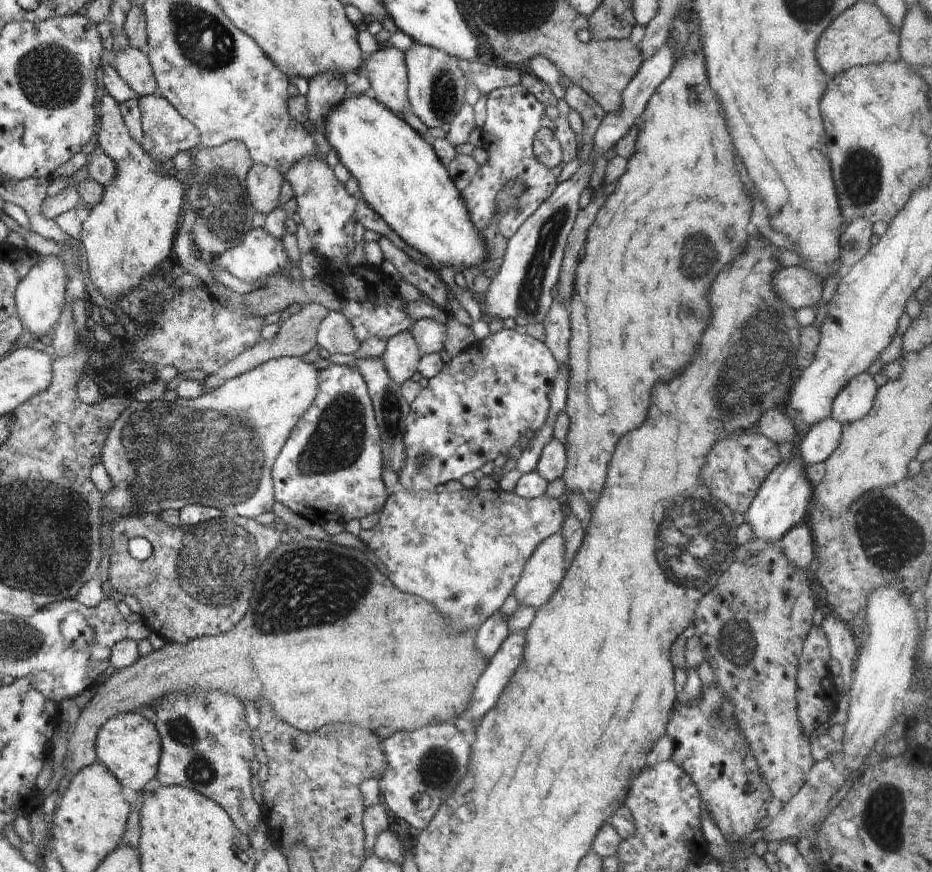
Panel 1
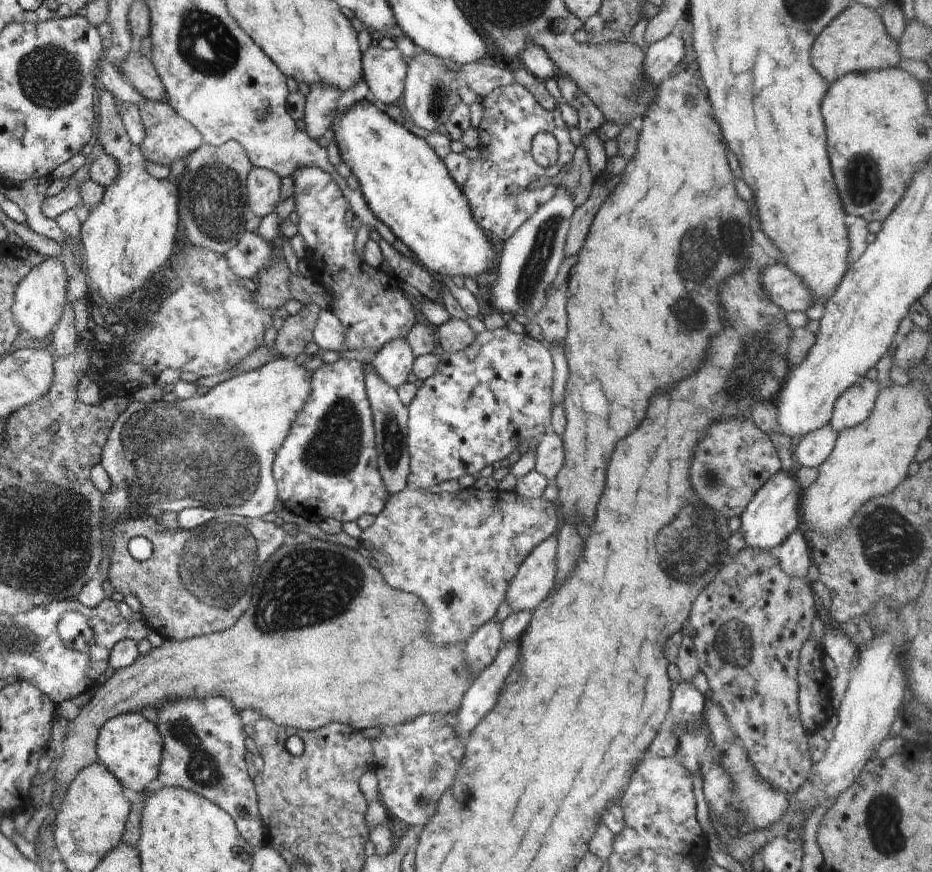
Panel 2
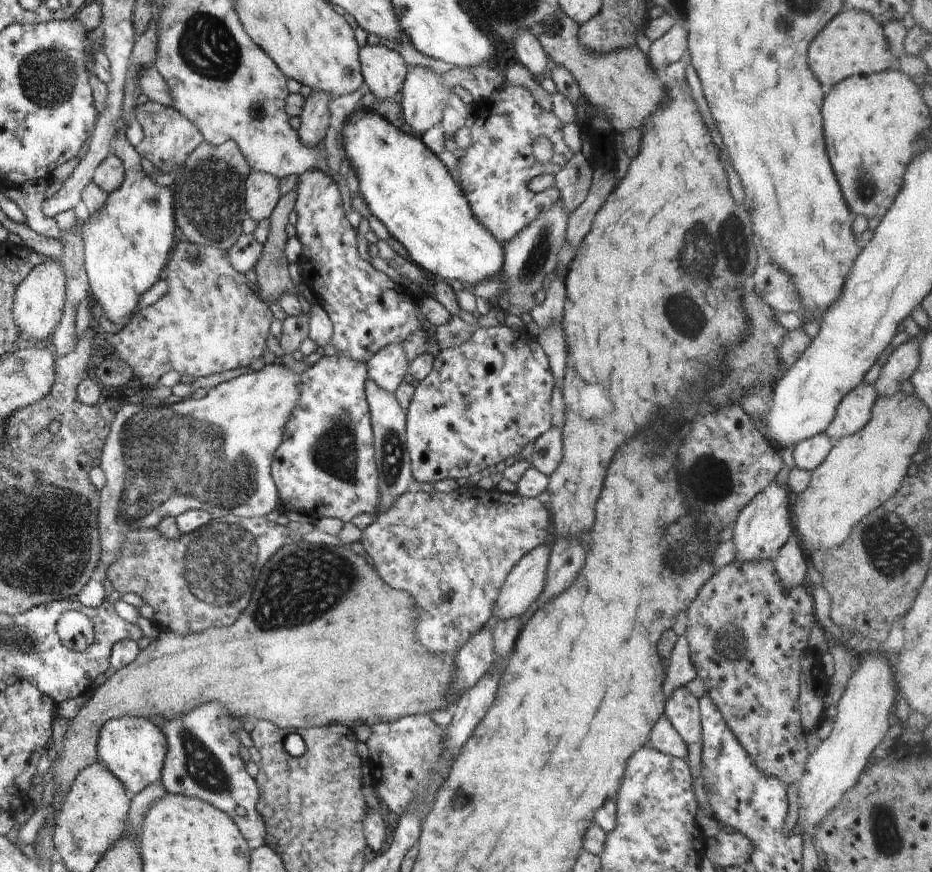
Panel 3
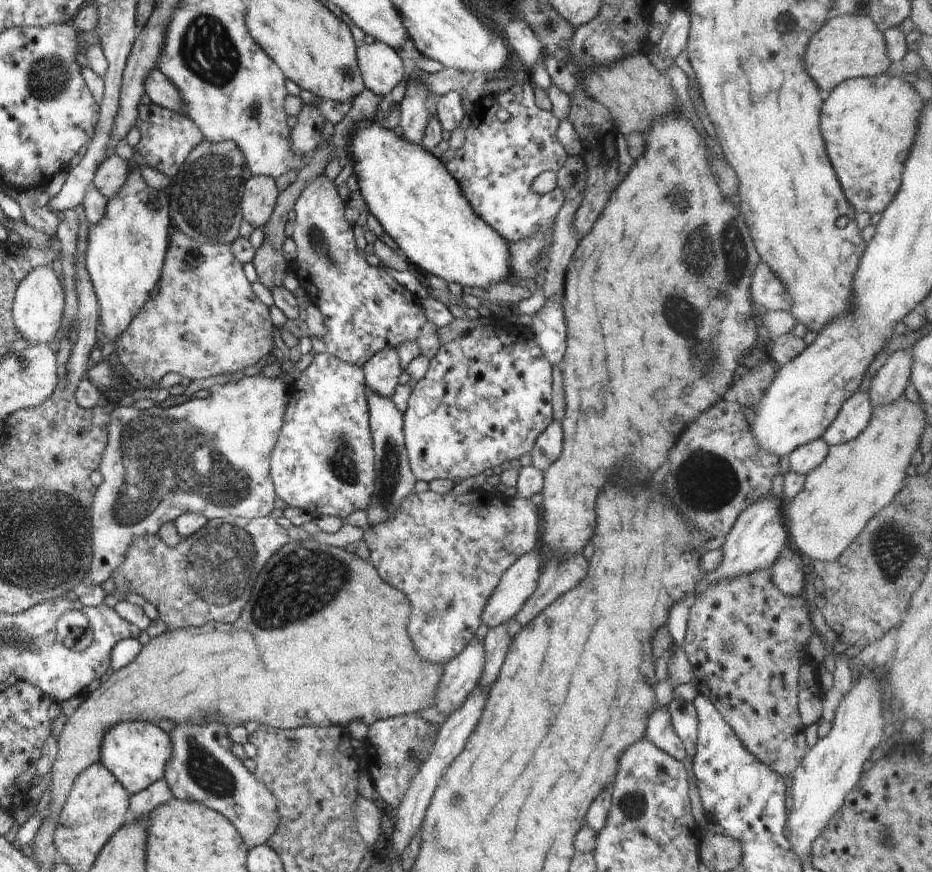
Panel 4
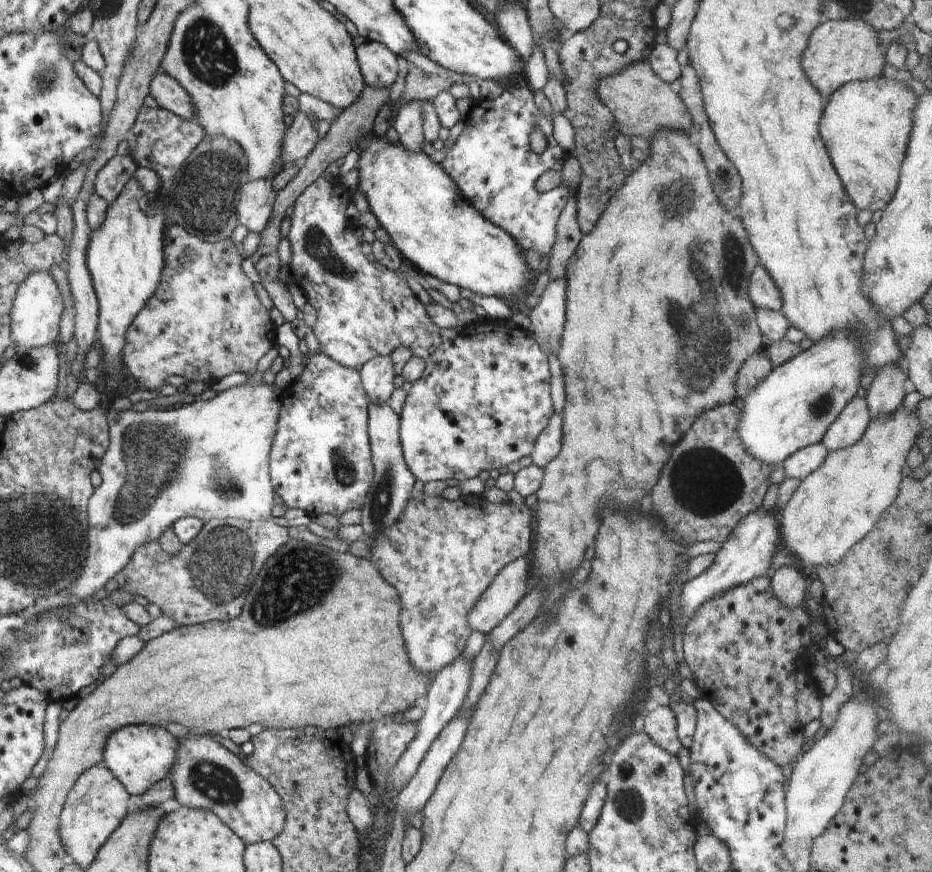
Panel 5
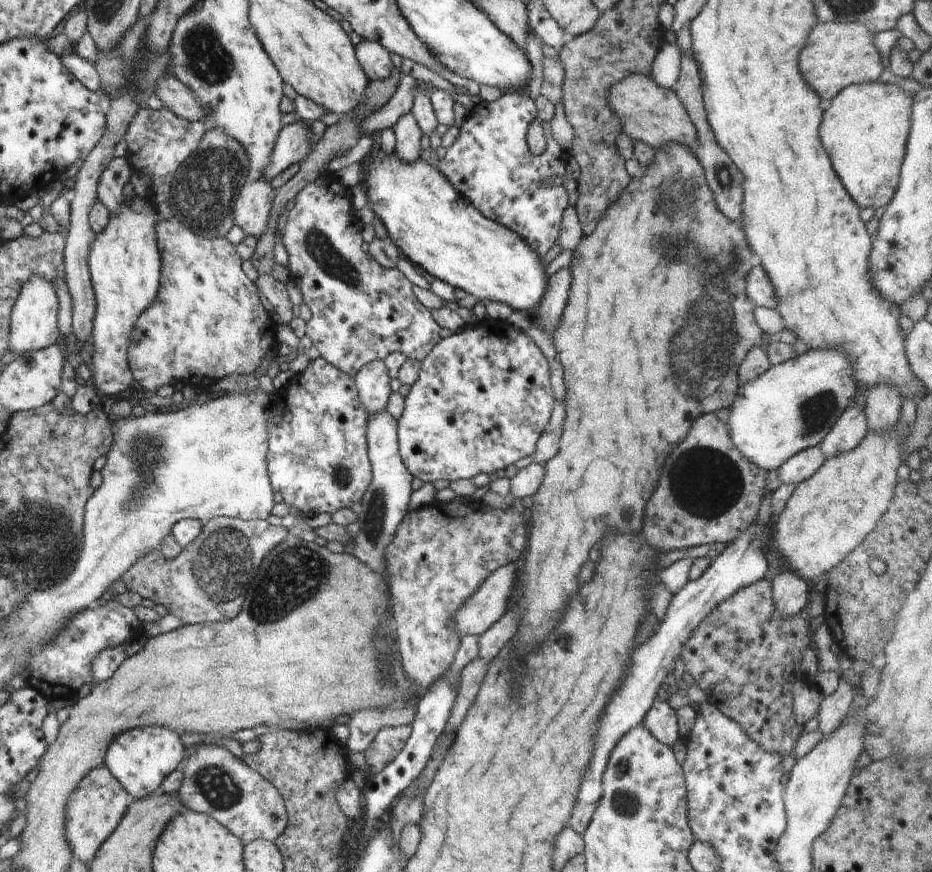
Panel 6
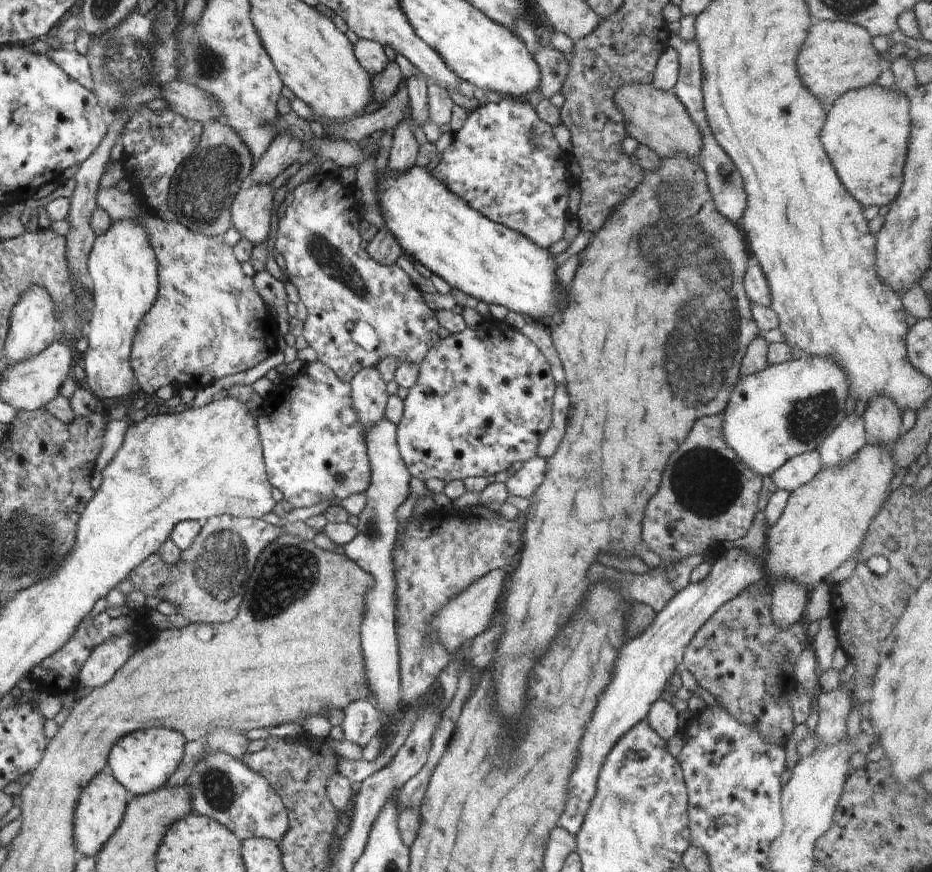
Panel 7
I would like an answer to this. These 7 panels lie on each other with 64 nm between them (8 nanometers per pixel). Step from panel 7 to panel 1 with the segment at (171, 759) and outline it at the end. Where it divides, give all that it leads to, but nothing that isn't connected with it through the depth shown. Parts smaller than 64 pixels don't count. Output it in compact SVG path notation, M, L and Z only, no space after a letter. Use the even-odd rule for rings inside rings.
M140 712L118 714L109 718L97 734L96 751L98 761L107 767L122 783L132 790L142 790L159 768L161 738L157 727Z

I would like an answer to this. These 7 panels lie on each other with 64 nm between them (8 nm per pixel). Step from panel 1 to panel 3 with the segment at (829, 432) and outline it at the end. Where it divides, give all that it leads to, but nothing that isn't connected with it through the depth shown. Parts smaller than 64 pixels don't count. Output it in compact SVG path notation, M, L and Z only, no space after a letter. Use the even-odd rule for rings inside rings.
M824 432L801 440L792 454L795 466L799 469L813 471L824 462L834 445L834 441Z

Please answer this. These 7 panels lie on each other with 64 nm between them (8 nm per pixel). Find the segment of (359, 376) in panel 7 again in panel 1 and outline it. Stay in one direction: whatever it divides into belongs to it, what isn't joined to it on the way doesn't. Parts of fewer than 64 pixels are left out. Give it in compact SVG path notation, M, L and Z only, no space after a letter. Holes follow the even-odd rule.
M404 331L388 339L386 350L381 357L390 376L401 385L417 371L421 356L412 333Z

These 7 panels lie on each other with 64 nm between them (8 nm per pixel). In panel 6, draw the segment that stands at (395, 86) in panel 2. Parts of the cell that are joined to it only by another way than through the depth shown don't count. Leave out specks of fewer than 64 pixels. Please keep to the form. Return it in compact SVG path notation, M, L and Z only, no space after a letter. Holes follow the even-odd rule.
M362 39L355 46L355 55L369 81L385 80L393 74L395 67L390 52L384 46Z

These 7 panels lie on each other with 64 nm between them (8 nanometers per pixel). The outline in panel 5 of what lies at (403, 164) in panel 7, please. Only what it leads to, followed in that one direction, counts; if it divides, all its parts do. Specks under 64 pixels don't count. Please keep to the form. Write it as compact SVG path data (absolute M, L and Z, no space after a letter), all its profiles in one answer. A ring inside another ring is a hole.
M420 100L404 104L395 117L396 124L393 125L398 132L400 146L414 154L423 150L424 140L426 140L422 128L422 112L420 112L422 106L424 101Z

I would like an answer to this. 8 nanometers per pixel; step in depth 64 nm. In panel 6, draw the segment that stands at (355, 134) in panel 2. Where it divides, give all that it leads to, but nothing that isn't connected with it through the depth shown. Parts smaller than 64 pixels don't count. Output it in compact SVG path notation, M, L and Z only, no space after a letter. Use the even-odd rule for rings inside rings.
M380 149L378 150L378 154L376 154L376 160L374 160L374 162L366 162L366 164L364 164L363 172L365 173L365 179L362 187L369 197L369 208L372 209L376 216L384 223L390 239L398 246L401 257L409 260L416 268L424 269L436 279L450 284L454 289L460 289L469 293L478 301L502 302L502 304L506 304L506 306L512 308L512 310L530 317L533 312L536 312L538 306L542 304L544 294L546 294L548 276L545 275L546 267L541 263L542 257L540 257L540 254L536 254L534 248L528 246L528 242L524 242L524 238L521 238L516 232L485 218L478 210L476 210L476 208L474 208L474 206L471 206L466 201L466 198L462 197L452 186L450 186L450 182L436 170L436 167L426 164L424 160L418 159L416 162L402 162L394 151L391 154L385 154Z

